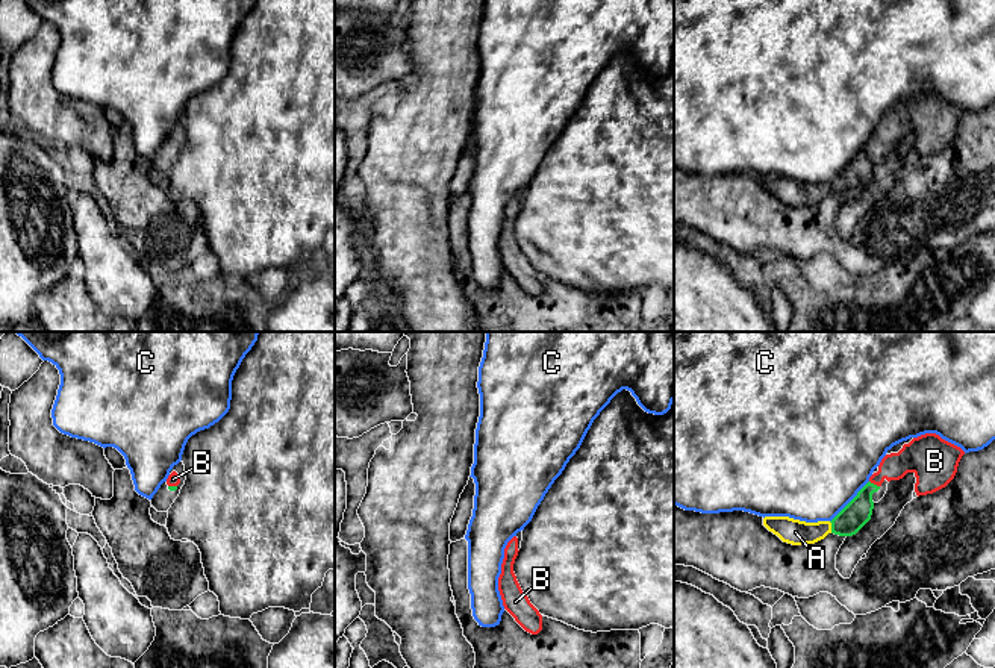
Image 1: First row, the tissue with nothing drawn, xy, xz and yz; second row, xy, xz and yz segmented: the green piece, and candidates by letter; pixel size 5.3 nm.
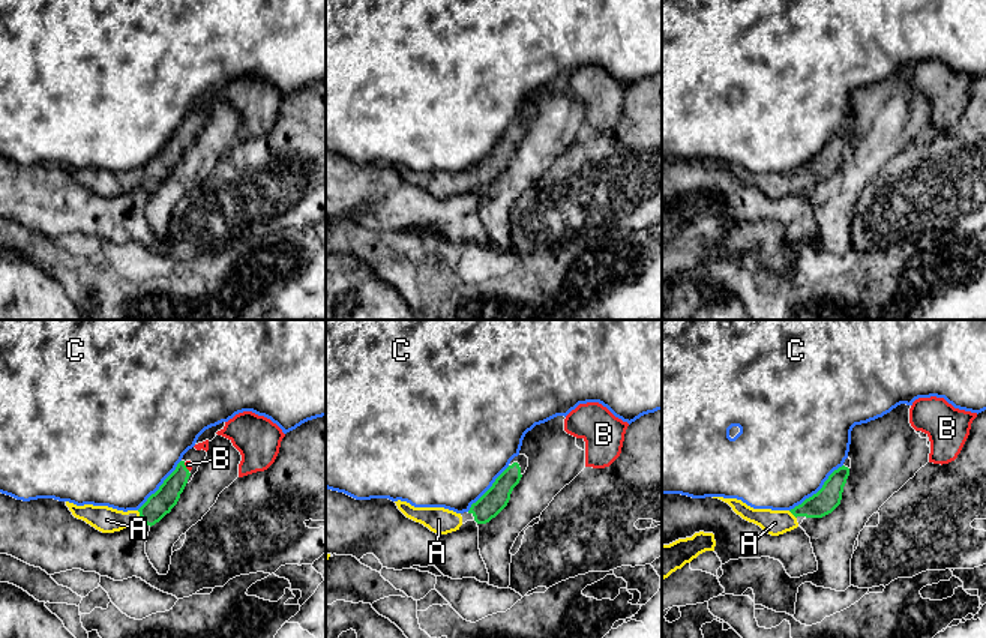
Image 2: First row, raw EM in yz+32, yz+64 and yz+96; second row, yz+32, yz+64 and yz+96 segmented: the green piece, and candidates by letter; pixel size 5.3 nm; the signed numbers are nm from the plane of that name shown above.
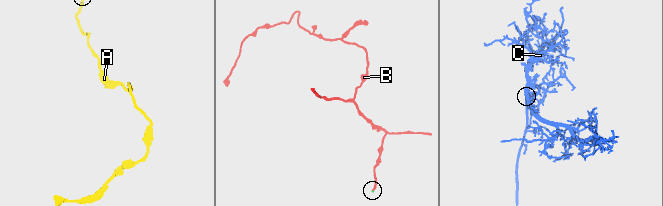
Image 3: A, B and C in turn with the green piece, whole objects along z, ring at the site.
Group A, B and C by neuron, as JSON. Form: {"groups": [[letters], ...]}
{"groups": [["A", "B"], ["C"]]}

